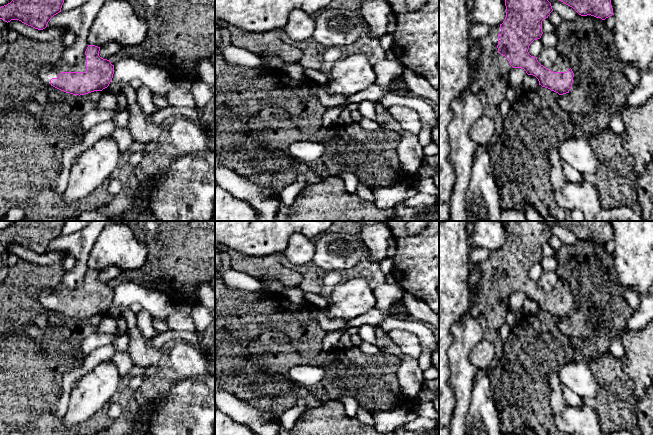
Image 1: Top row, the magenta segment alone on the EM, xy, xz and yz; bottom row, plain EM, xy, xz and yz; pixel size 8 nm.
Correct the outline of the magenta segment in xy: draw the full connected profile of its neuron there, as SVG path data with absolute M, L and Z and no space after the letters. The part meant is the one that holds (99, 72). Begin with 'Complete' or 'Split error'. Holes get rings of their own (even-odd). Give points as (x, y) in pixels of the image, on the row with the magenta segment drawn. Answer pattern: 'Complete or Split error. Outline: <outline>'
Split error. Outline: M88 45L79 64L58 59L43 66L39 76L45 85L73 95L85 95L107 88L113 78L114 65L99 56L100 47Z

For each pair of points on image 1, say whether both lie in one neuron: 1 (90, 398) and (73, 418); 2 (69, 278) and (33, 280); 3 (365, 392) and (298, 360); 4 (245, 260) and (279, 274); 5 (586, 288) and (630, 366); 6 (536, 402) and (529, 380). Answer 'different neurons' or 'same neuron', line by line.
1: same neuron
2: different neurons
3: same neuron
4: same neuron
5: different neurons
6: same neuron

